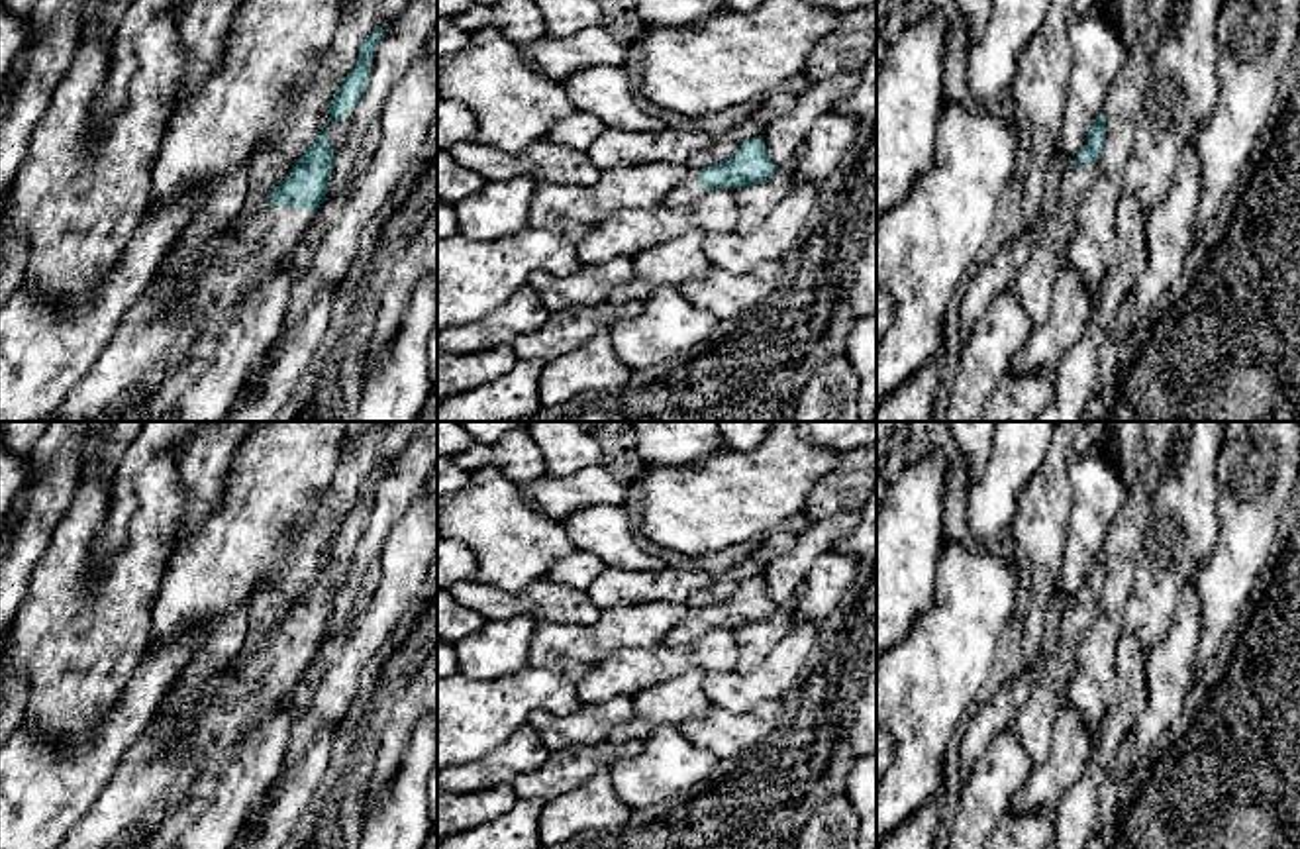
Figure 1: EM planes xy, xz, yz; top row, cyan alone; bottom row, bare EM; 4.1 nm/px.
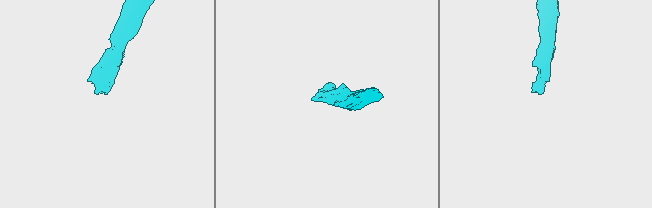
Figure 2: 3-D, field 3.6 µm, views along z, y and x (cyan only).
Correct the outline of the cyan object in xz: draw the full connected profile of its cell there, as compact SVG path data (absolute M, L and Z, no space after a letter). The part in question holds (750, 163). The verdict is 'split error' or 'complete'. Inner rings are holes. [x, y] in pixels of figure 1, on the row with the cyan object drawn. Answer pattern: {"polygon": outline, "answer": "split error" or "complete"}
{"polygon": "M745 139L739 149L725 161L706 167L688 169L688 176L673 190L673 204L688 204L710 188L741 188L763 182L778 171L769 157L765 139Z", "answer": "split error"}

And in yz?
{"polygon": "M1102 112L1088 131L1088 143L1063 173L1055 214L1043 224L1027 263L1016 273L1014 286L1033 327L1041 325L1051 310L1055 280L1067 259L1069 241L1076 229L1078 206L1094 180L1096 159L1104 139L1106 116Z", "answer": "split error"}

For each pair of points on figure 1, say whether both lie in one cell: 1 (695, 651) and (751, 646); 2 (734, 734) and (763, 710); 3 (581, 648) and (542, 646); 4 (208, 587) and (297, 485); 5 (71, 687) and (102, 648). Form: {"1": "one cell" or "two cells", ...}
{"1": "two cells", "2": "one cell", "3": "one cell", "4": "one cell", "5": "one cell"}

